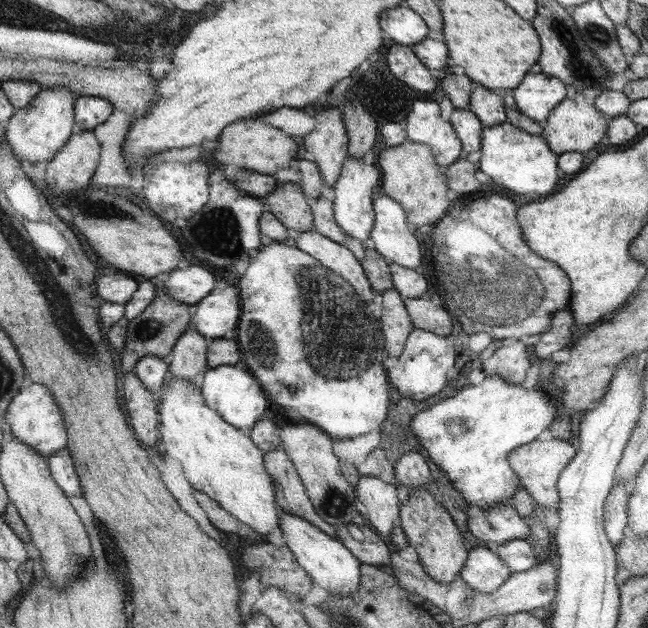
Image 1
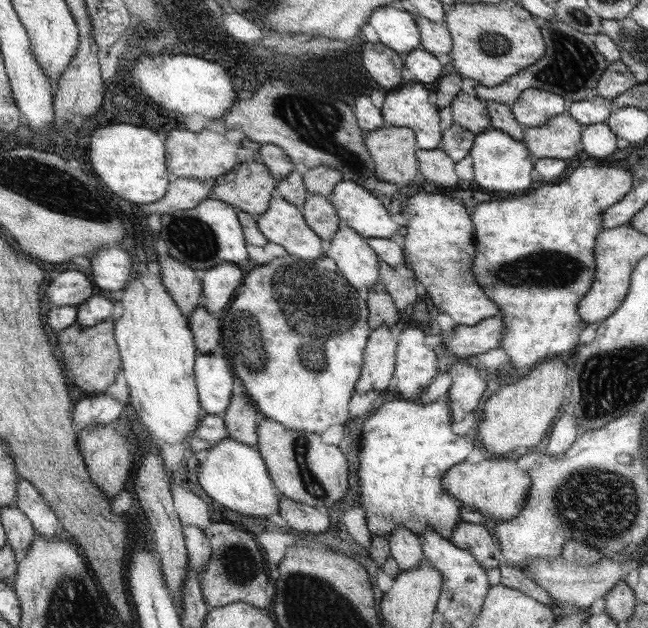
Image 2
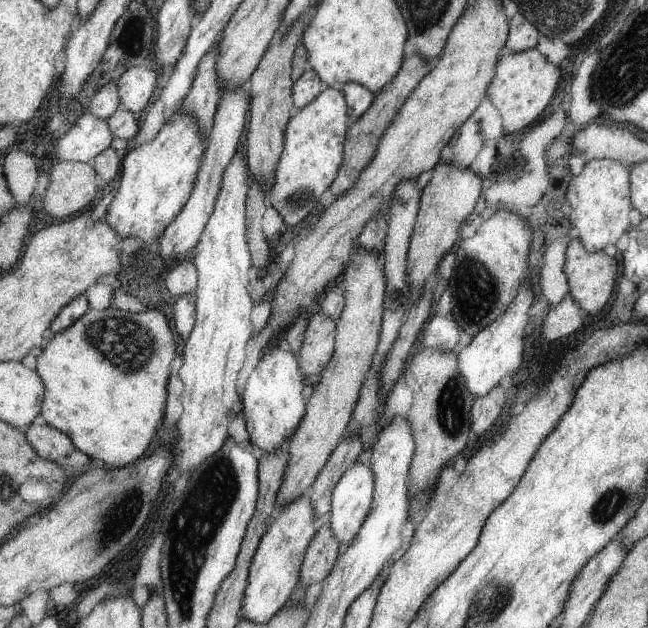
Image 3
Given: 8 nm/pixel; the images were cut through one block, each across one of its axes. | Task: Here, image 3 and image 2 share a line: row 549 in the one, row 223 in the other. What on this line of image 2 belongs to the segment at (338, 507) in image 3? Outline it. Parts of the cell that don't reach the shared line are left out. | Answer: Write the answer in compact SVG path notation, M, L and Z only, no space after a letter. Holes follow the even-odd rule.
M342 220L341 227L338 228L337 234L330 239L330 248L325 254L334 259L338 266L338 273L349 281L349 284L356 290L367 290L376 284L376 280L380 279L380 257L370 247L369 240L346 225L346 221Z

